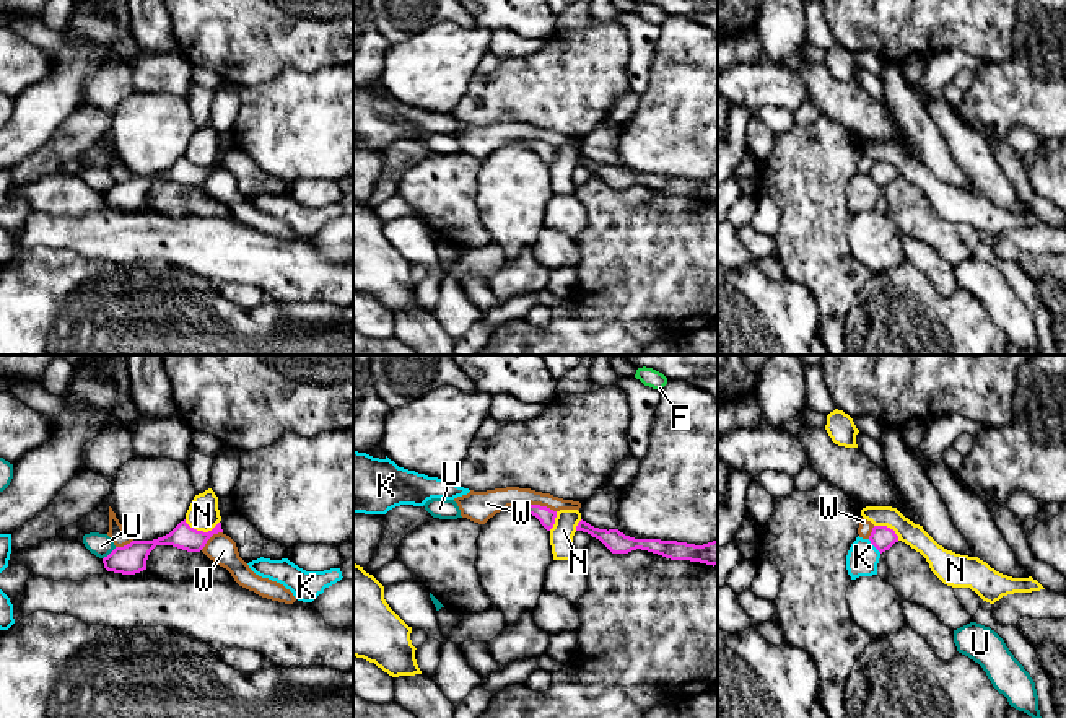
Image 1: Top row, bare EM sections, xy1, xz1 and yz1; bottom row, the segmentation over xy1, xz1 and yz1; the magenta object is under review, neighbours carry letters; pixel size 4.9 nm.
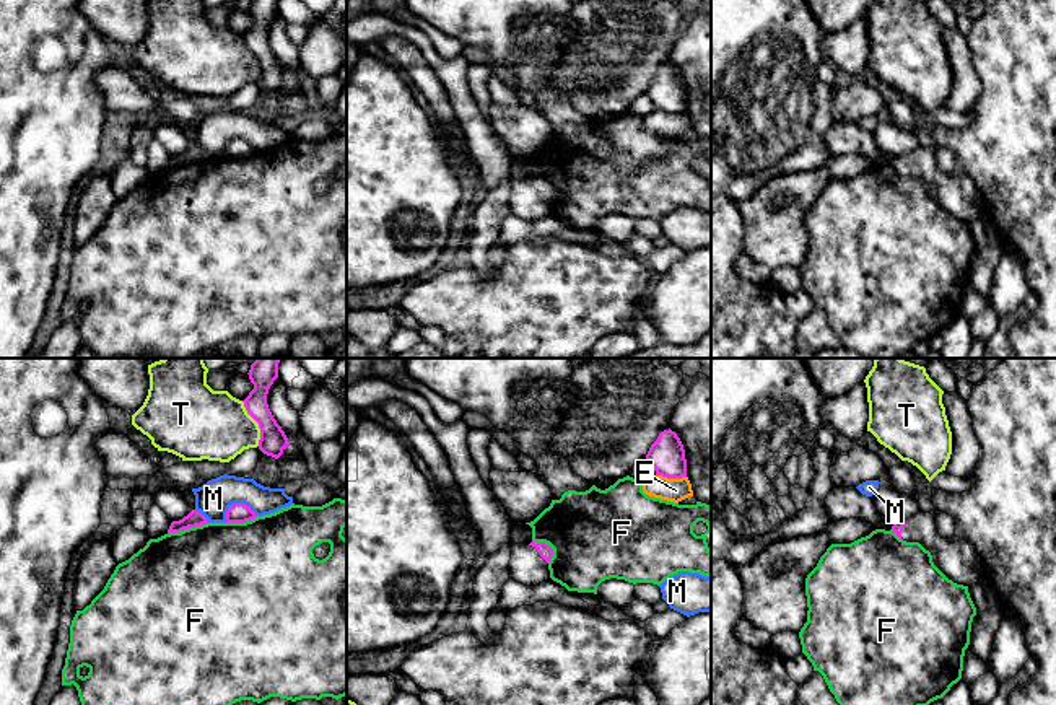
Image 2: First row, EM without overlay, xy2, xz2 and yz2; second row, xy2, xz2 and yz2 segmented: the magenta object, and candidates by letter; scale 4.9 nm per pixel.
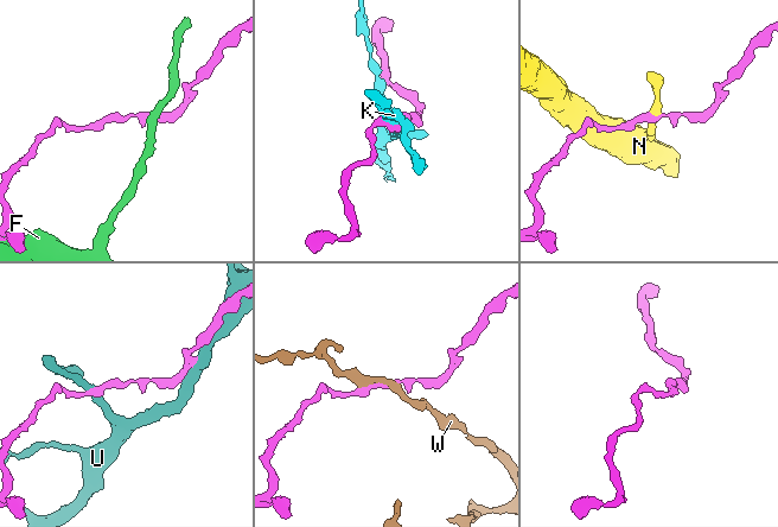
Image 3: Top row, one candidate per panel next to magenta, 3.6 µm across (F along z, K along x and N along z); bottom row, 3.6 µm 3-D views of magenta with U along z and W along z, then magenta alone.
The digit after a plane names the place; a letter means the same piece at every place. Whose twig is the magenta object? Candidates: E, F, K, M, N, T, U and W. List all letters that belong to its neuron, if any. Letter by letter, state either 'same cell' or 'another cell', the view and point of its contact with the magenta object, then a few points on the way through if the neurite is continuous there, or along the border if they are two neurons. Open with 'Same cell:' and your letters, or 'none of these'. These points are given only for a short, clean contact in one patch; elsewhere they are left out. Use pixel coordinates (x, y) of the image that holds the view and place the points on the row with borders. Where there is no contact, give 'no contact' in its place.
Same cell: none of these
E: another cell; meets magenta in xz2 at (671, 477); border along xz2 (656, 474), (685, 477)
F: another cell; meets magenta in xy2 at (187, 528)
K: another cell; meets magenta in yz1 at (874, 546)
M: another cell; meets magenta in xy2 at (236, 503); border along xy2 (257, 515), (243, 503), (233, 503), (226, 512), (225, 521)
N: another cell; meets magenta in xy1 at (202, 531); border along xy1 (184, 520), (204, 531), (209, 531), (218, 521)
T: another cell; meets magenta in xy2 at (257, 422); border along xy2 (241, 401), (246, 412), (257, 424), (259, 445)
U: another cell; meets magenta in xy1 at (111, 552)
W: another cell; meets magenta in xz1 at (539, 505)

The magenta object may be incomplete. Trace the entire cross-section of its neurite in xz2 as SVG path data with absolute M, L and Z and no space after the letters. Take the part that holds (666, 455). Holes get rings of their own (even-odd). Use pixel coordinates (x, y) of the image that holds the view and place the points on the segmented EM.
M664 430L651 444L646 459L656 471L656 475L667 479L687 477L685 449L675 431Z

